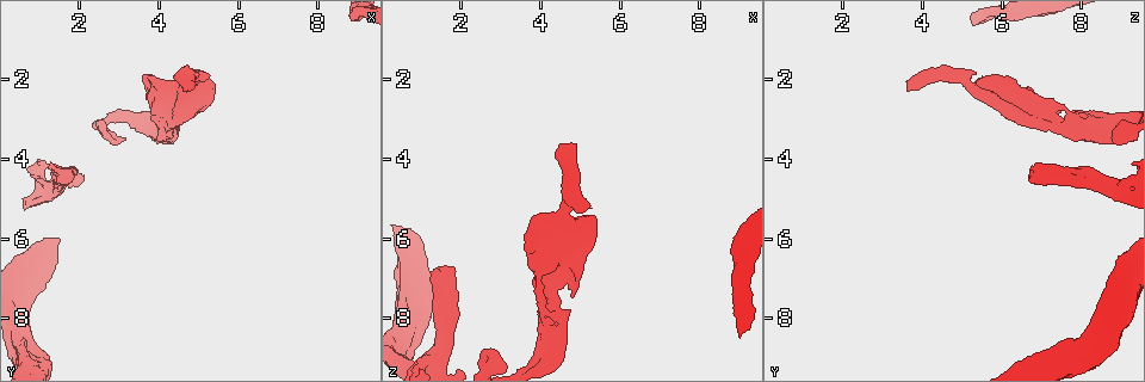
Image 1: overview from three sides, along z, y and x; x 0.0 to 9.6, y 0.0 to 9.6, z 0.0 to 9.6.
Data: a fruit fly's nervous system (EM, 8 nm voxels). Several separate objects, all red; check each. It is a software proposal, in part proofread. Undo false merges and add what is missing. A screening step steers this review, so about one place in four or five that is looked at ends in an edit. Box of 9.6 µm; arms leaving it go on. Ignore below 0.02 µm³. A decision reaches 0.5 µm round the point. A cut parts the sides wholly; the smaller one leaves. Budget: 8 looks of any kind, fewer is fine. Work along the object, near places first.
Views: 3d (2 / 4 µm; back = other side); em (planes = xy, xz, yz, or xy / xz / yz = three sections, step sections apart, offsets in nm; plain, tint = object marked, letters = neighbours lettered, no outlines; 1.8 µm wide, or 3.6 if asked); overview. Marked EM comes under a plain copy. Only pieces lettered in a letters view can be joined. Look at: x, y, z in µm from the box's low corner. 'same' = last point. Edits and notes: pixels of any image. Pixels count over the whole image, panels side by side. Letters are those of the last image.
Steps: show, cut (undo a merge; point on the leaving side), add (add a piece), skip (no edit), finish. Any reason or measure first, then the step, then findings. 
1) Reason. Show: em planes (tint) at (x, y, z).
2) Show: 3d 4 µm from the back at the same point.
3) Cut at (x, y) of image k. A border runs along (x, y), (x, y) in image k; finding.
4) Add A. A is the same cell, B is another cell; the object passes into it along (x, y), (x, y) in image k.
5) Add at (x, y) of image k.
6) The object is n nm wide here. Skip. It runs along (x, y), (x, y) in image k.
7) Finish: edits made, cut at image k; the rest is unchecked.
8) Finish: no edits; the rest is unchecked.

Four-way junction. Show: em xz step 16 (tint) at (1.30, 4.80, 9.10).

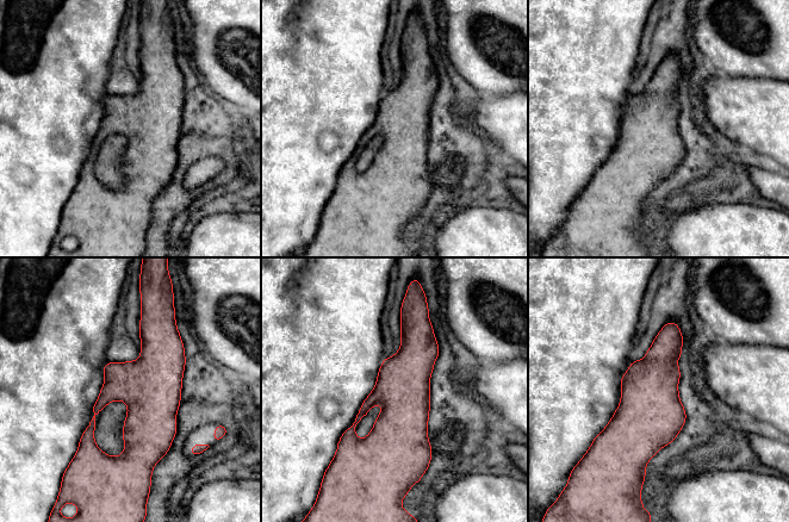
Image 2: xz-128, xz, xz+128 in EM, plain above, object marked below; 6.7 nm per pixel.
Show: em planes (tint) at the same point.

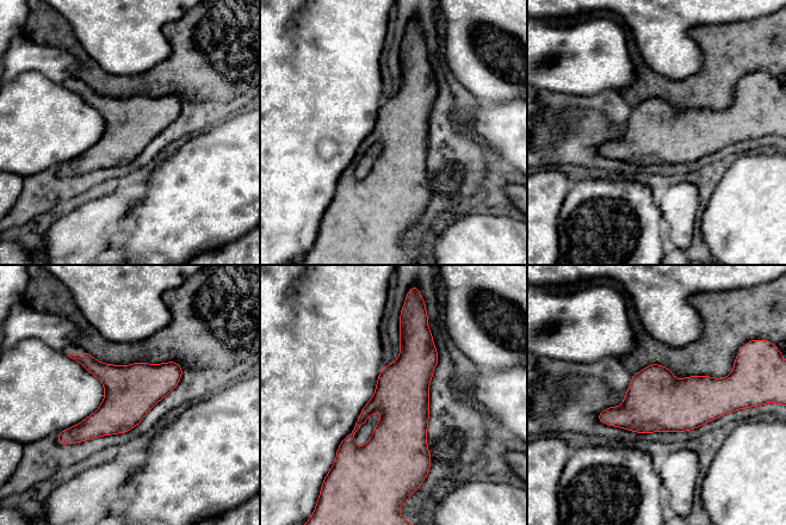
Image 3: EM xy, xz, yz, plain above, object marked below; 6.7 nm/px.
Show: em planes (letters) at the same point.

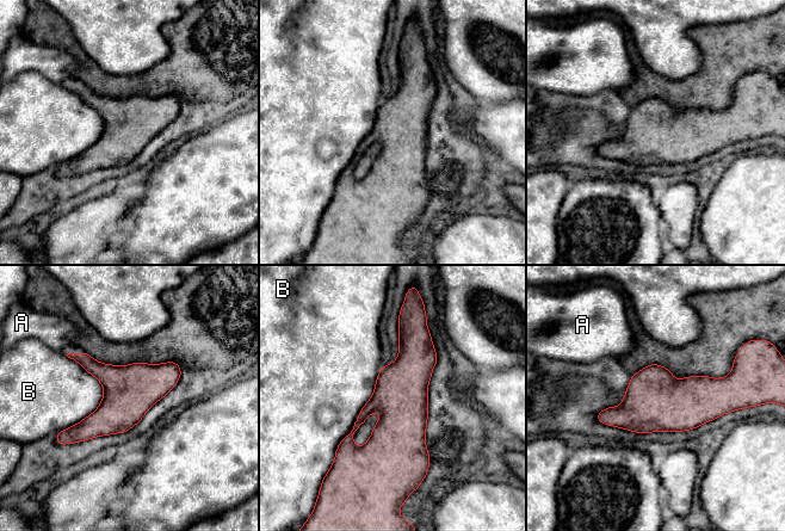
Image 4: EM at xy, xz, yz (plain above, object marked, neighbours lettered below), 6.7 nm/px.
The longest contact is with B, 550 nm. Skip. A and B are other cells; it runs along (406, 328), (402, 426), (387, 470) in image 4; one neuron here.

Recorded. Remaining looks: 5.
An open end. Show: em planes (letters) at (1.80, 4.40, 6.70).

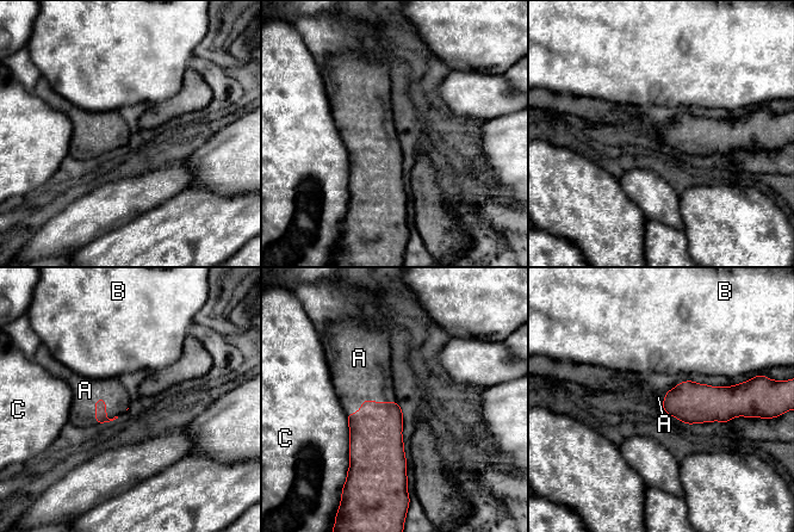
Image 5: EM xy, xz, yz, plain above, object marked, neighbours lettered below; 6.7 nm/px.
Add A. A is the same cell, B and C are other cells; the object passes into it along (100, 403), (105, 409), (85, 390) in image 5; the neuron continues.

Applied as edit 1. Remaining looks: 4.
Branch stops here. Show: em xy step 16 (letters) at (3.00, 3.55, 9.05).

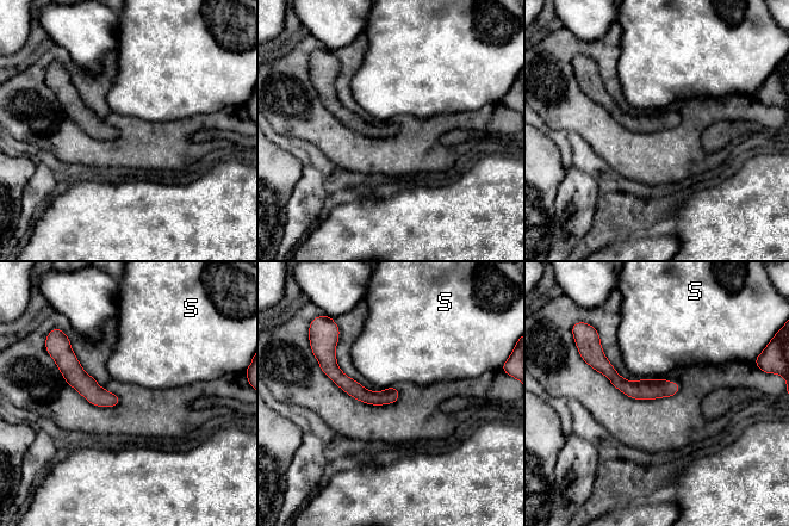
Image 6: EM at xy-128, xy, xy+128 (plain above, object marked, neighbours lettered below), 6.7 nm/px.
Show: em planes (letters) at the same point.

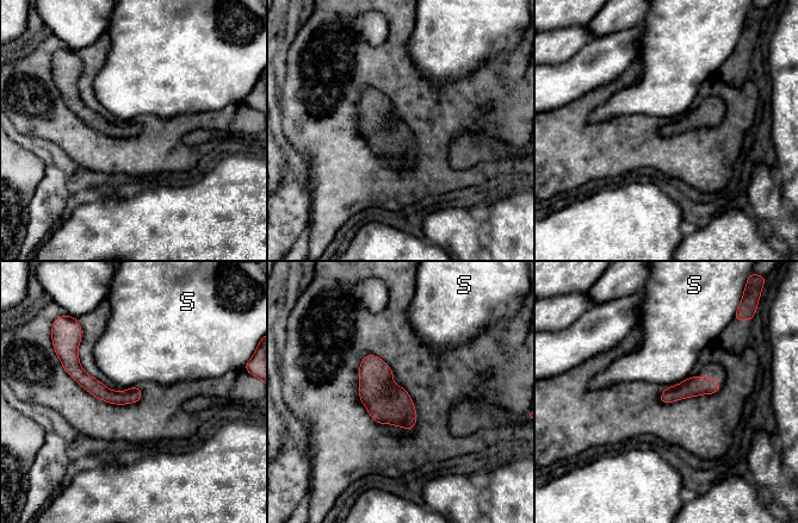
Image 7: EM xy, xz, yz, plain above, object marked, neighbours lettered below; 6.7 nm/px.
The object is 110 nm wide here. Skip. S is another cell; no lettered piece goes on from it.

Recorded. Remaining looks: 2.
Finish: edits made, add at image 5; the rest is unchecked.

